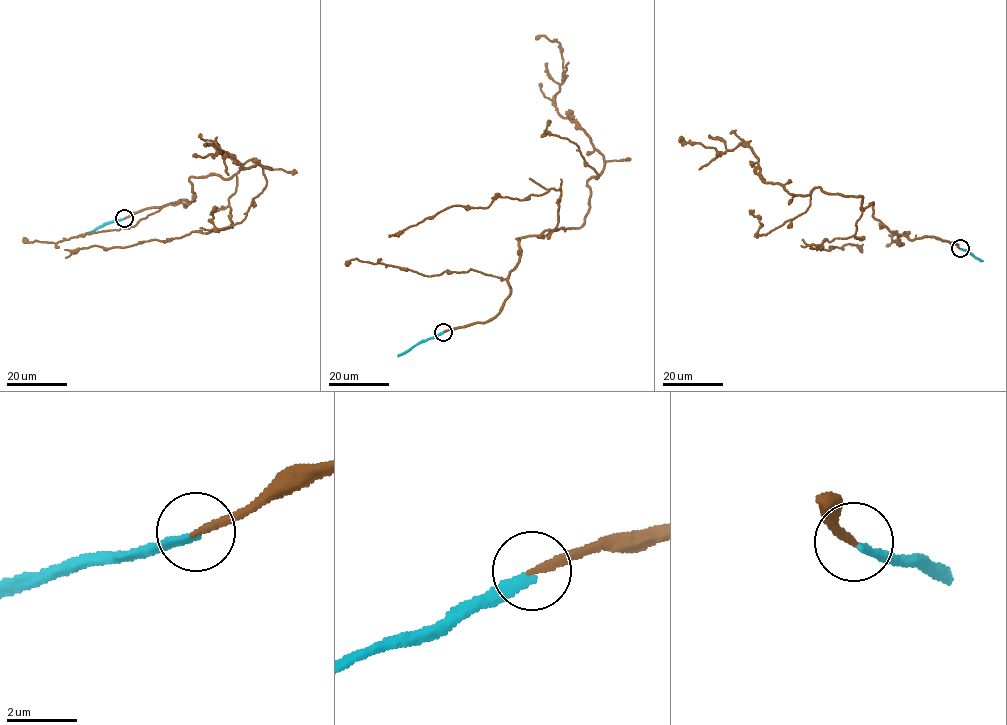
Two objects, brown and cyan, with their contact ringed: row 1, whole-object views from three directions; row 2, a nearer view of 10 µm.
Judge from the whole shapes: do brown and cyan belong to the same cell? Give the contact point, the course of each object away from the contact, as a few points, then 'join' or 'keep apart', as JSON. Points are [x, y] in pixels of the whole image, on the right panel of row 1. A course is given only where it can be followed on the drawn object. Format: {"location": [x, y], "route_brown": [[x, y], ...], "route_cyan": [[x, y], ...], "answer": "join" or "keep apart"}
{"location": [960, 248], "route_brown": [[959, 248], [890, 231], [863, 197], [791, 194], [764, 181], [748, 146], [719, 152], [683, 138]], "route_cyan": [[959, 248], [982, 261]], "answer": "join"}

